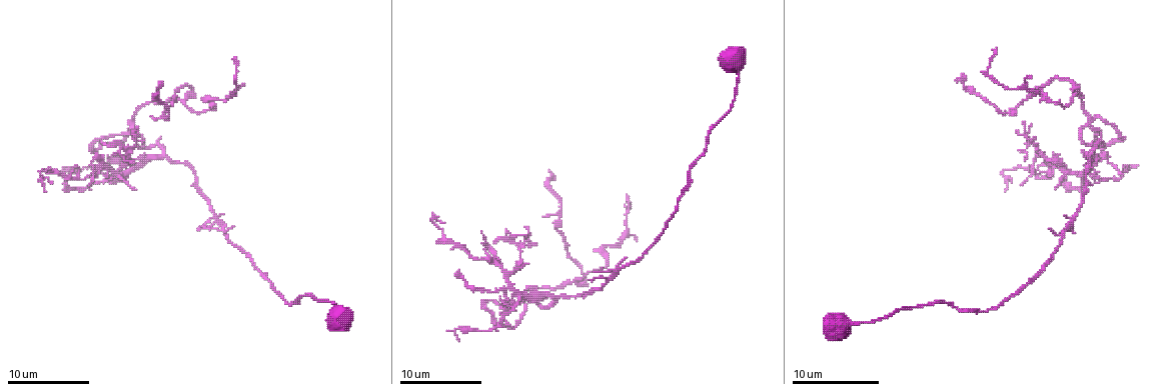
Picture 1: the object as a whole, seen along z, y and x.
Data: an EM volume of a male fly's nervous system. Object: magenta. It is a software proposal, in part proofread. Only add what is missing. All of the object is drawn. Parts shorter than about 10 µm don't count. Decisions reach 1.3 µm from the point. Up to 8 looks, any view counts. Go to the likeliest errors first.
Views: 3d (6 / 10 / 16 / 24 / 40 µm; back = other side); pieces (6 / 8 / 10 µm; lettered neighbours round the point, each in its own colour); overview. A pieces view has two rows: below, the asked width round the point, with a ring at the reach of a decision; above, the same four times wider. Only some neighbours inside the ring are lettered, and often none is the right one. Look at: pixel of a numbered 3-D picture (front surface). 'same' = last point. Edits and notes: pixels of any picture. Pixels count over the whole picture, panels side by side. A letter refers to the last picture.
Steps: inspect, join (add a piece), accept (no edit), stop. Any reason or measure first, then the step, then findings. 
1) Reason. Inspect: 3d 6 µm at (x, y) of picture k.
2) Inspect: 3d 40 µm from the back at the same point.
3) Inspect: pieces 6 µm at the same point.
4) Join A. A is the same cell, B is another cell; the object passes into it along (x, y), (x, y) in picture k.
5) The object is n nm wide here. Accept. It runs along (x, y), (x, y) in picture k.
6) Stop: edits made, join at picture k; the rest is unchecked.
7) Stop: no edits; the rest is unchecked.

Long arm stops here. Inspect: pieces 10 µm at (733, 48) of picture 1.

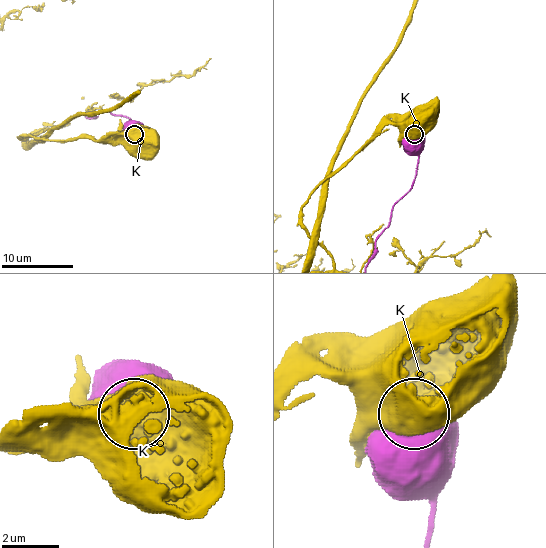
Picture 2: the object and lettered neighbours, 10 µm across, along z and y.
The object is 990 nm wide here. Accept. K is another cell; none of them fits.

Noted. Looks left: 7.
Long arm stops here. Inspect: pieces 8 µm at (438, 217) of picture 1.

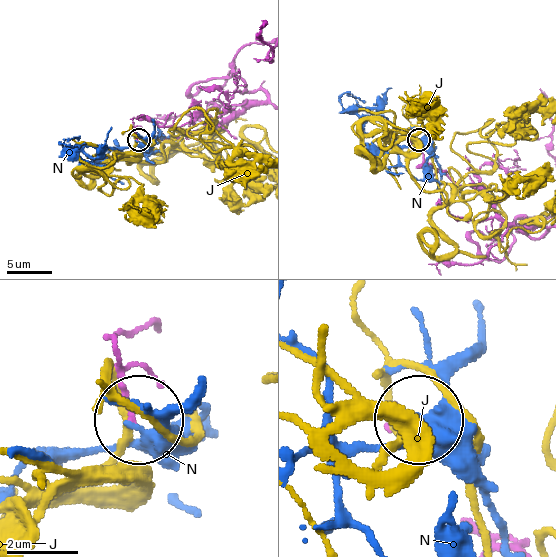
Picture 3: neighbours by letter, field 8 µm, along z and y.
The object is 120 nm wide here. Accept. J and N are other cells; no lettered piece goes on from it.

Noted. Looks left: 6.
Free end. Inspect: pieces 10 µm at (552, 179) of picture 1.

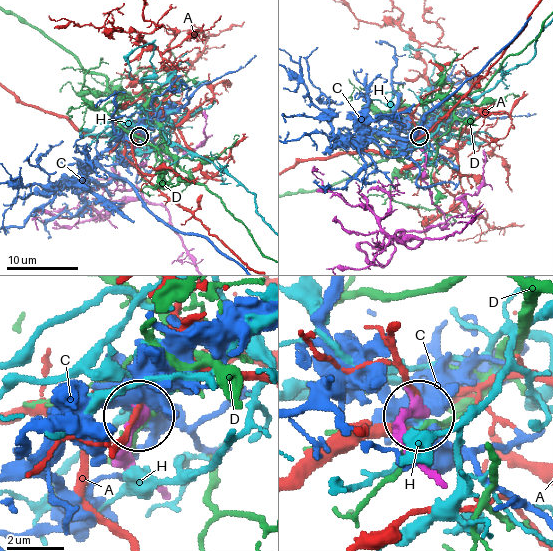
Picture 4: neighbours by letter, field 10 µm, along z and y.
The object is 290 nm wide here. Accept. A, C, D and H are other cells; it runs along (429, 475), (405, 432), (410, 413), (417, 416) in picture 4; none of them fits.

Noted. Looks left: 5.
Free end. Inspect: pieces 8 µm at (64, 185) of picture 1.

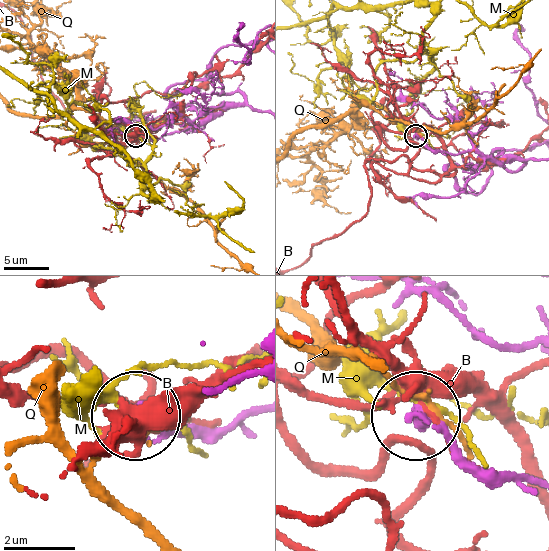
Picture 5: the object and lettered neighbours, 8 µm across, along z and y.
Accept. B, M and Q are other cells; no lettered piece goes on from it.

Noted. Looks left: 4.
Stop: no edits; the rest is unchecked.

